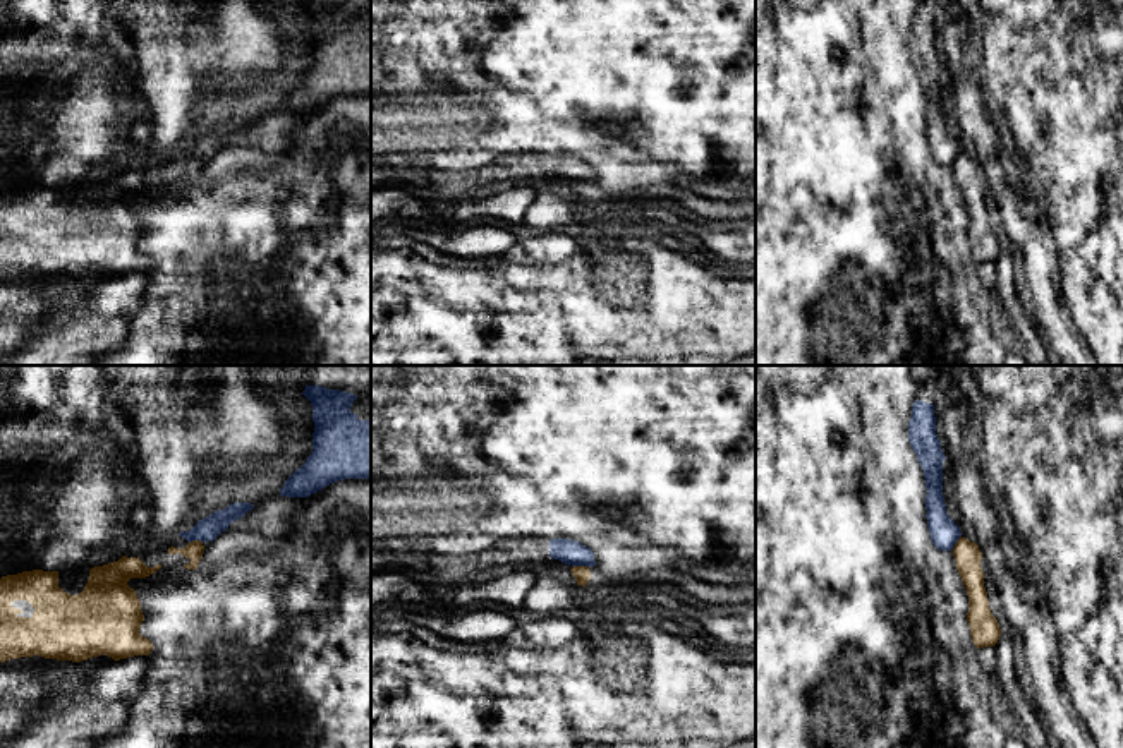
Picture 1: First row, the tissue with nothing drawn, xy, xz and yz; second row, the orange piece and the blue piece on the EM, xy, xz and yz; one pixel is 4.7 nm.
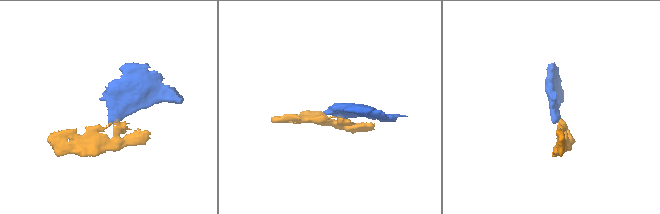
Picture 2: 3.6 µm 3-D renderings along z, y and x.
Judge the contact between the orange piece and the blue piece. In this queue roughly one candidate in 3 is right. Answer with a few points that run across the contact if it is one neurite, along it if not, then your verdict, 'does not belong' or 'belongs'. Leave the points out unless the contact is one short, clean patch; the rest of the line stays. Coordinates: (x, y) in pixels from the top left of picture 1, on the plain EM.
yz (960, 151), (952, 165) | does not belong

